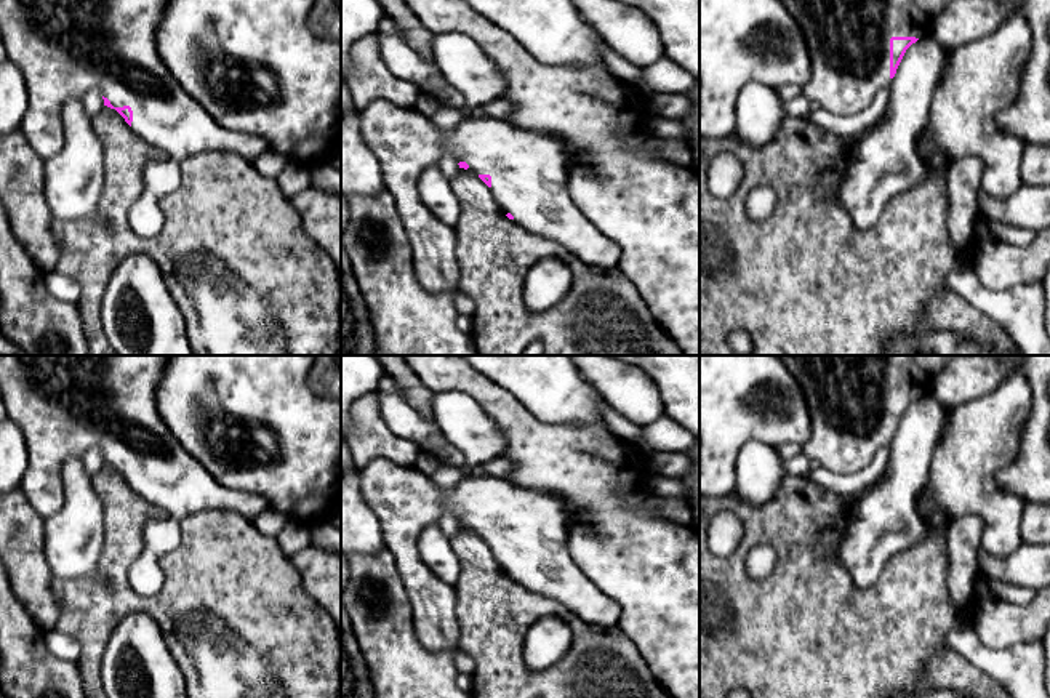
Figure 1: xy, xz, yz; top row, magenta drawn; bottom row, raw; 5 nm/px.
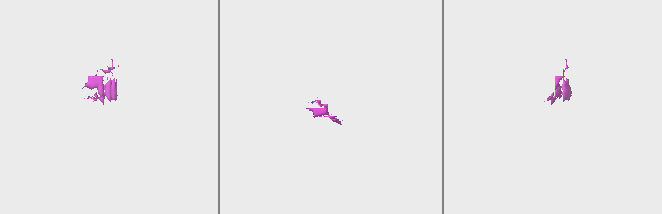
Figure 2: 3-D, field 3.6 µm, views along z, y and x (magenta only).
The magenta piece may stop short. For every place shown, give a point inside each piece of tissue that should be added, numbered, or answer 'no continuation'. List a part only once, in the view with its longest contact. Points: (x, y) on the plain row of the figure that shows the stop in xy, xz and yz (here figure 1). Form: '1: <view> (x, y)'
1: yz (849, 396)

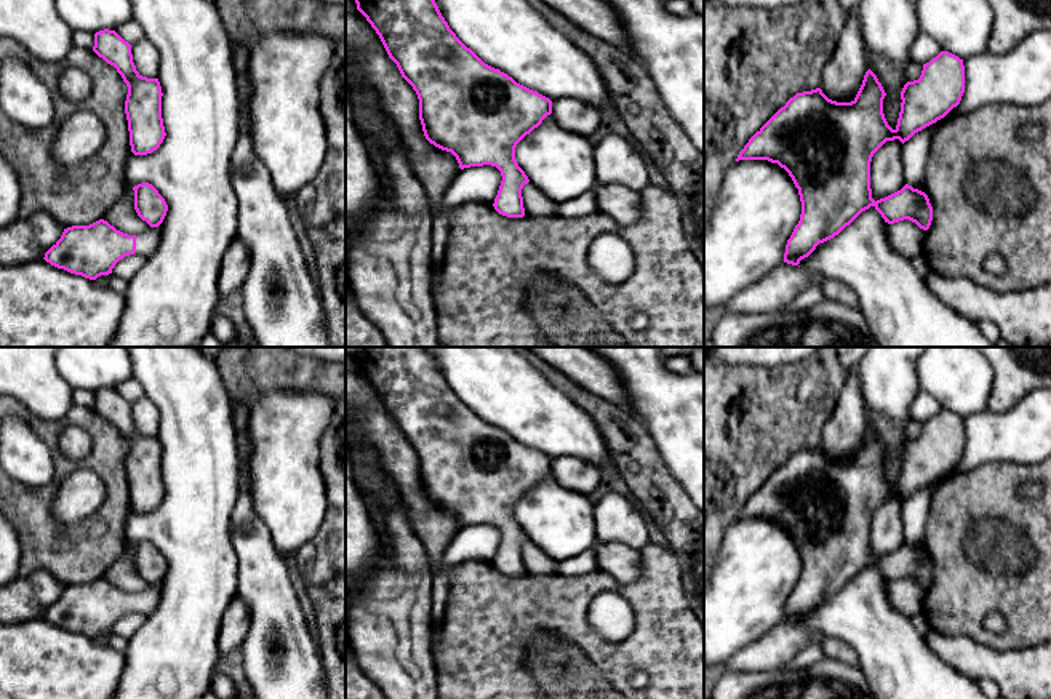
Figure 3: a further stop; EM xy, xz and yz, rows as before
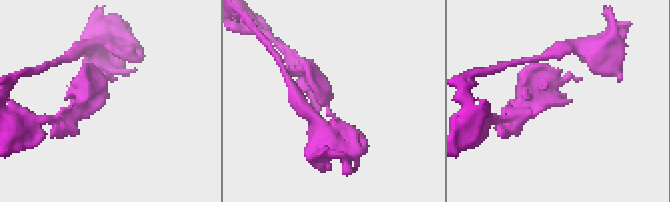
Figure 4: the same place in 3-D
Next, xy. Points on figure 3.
1: xy (146, 602)

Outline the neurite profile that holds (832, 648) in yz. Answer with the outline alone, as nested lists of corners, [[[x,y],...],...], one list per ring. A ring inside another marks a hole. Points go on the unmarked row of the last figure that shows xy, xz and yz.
[[[825,637],[821,641],[821,651],[824,657],[848,664],[848,665],[859,665],[859,656],[854,651],[853,646],[849,646],[846,641],[833,638],[833,637]]]

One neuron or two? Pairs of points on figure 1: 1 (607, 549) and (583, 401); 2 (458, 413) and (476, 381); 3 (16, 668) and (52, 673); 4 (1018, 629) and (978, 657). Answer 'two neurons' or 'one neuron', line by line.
1: two neurons
2: two neurons
3: one neuron
4: two neurons

